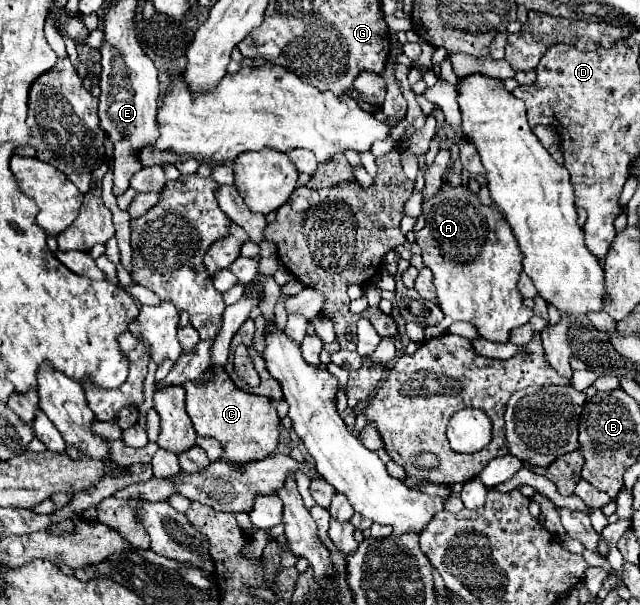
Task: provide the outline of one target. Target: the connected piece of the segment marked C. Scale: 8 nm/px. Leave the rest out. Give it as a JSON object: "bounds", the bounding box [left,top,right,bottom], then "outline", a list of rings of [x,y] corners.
{"bounds":[185,368,281,470],"outline":[[[219,368],[219,372],[215,372],[215,376],[211,376],[207,384],[193,380],[185,386],[185,390],[185,408],[193,420],[195,432],[199,436],[211,436],[219,440],[223,444],[225,458],[231,460],[237,470],[243,470],[247,464],[263,460],[277,450],[281,422],[269,398],[239,390],[225,368]]]}

